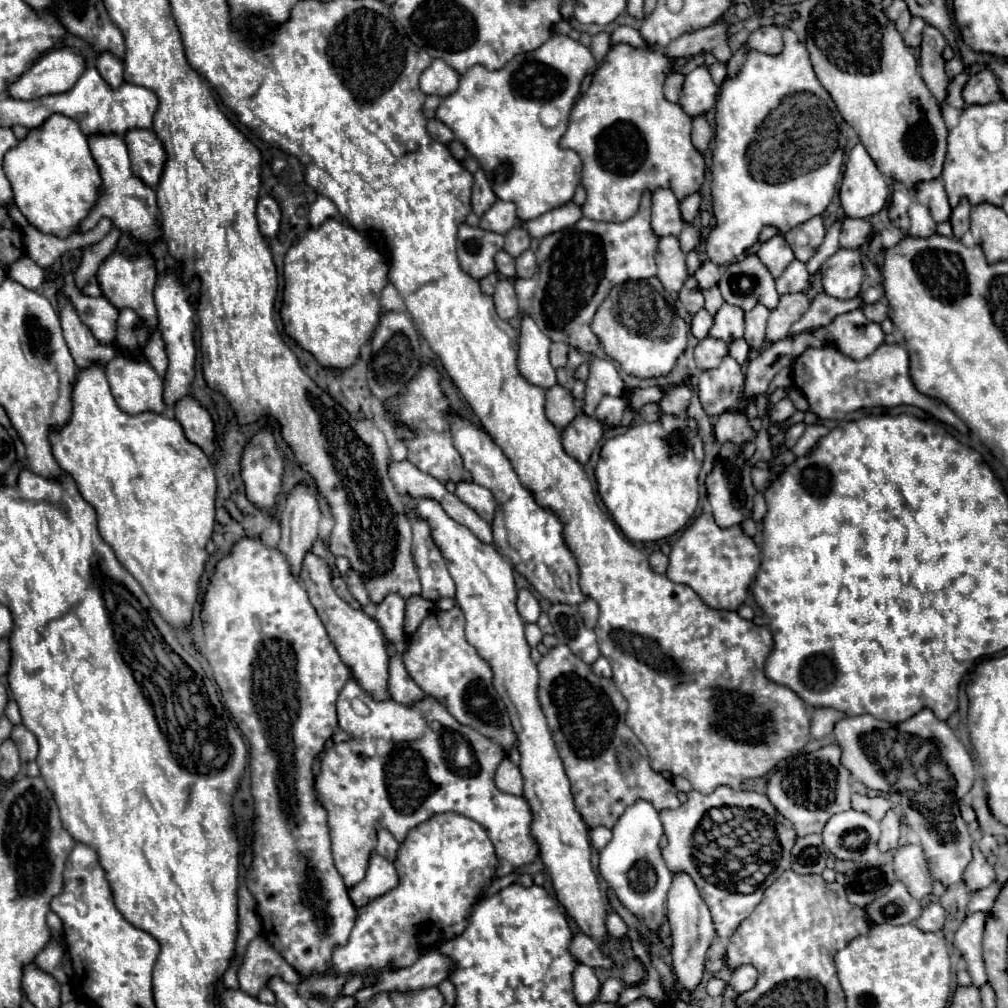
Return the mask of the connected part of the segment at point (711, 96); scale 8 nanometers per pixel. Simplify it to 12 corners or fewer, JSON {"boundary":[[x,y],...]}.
{"boundary":[[705,66],[685,76],[679,104],[691,118],[711,110],[717,86]]}

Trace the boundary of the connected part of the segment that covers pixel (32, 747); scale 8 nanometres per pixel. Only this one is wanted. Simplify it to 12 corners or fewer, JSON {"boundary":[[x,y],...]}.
{"boundary":[[15,724],[9,738],[21,762],[37,758],[37,738],[23,724]]}

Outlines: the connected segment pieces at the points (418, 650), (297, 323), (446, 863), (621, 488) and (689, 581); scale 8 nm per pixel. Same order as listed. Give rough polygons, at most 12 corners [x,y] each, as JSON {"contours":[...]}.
{"contours":[[[433,610],[403,664],[419,688],[503,750],[515,744],[463,612]],[[335,218],[284,258],[287,334],[349,368],[379,322],[389,252]],[[455,812],[411,828],[399,884],[323,974],[407,968],[467,928],[499,860]],[[697,420],[609,438],[599,496],[633,542],[667,538],[697,508]],[[703,512],[671,546],[667,578],[735,612],[761,548]]]}

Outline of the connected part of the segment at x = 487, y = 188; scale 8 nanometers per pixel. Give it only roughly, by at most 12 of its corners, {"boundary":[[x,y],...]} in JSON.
{"boundary":[[485,172],[473,174],[473,212],[483,216],[497,200]]}

